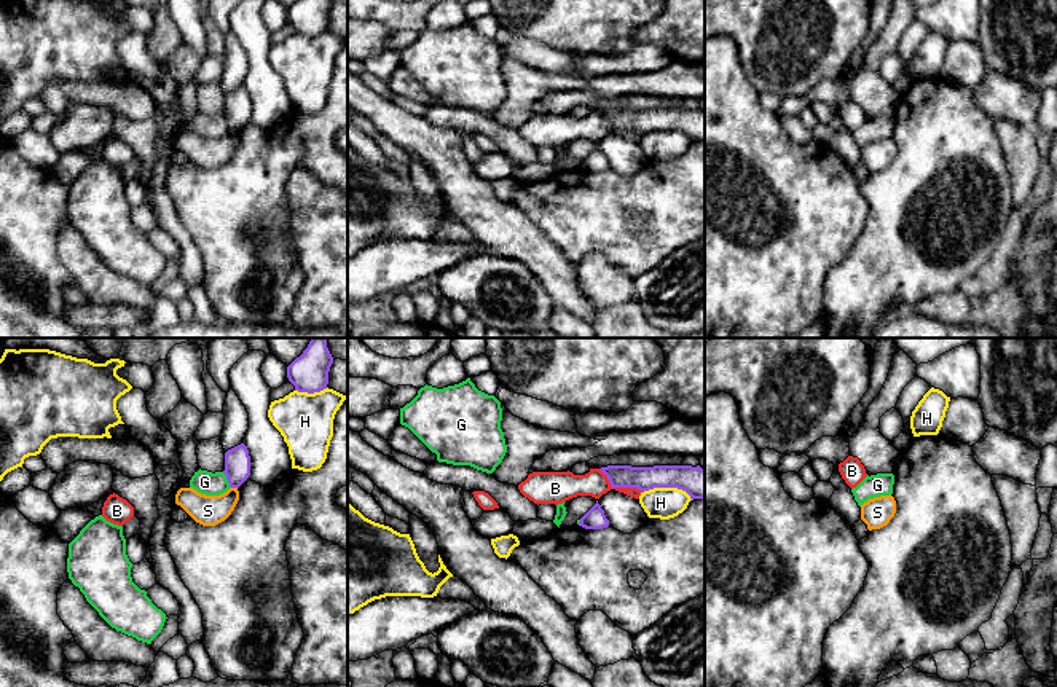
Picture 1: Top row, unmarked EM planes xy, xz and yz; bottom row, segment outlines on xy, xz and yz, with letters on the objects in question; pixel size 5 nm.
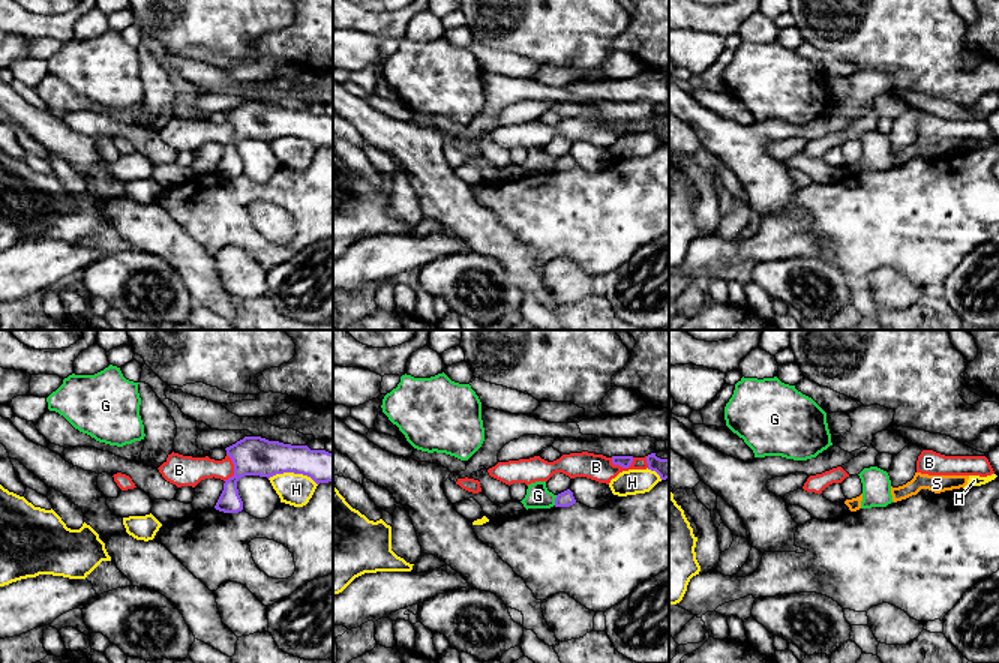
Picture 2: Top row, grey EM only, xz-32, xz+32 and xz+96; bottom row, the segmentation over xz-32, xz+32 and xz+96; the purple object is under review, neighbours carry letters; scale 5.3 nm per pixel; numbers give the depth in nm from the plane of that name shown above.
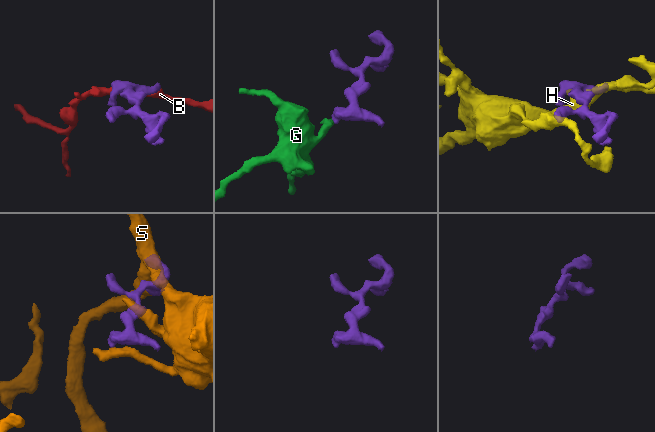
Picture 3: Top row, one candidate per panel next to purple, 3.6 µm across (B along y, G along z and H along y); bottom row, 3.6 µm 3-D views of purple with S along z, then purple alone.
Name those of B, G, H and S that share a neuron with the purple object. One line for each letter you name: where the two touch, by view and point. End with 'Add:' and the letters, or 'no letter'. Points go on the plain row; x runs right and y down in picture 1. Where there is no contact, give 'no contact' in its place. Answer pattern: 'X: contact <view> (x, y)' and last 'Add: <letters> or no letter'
Add: no letter

